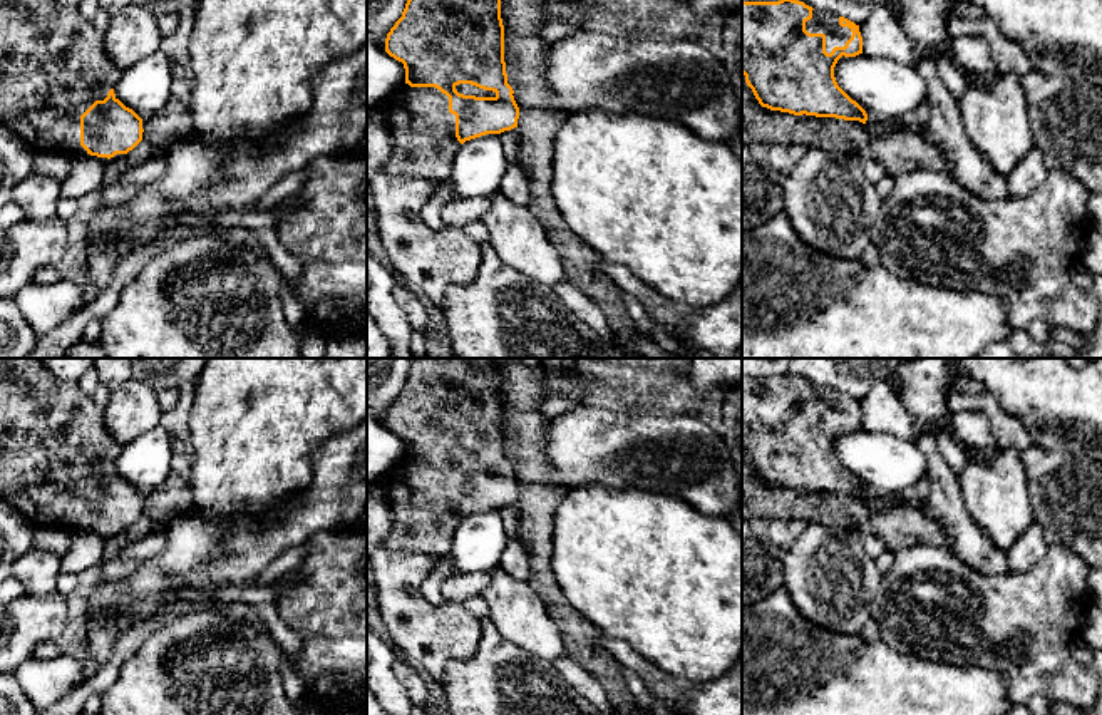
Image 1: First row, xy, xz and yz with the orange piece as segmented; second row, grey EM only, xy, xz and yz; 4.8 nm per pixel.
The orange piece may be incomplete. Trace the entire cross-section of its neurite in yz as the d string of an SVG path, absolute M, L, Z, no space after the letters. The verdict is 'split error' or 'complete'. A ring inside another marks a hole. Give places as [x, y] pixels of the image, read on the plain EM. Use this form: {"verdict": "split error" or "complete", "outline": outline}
{"verdict": "split error", "outline": "M742 377L742 449L762 482L794 491L836 492L866 499L866 486L836 457L834 442L841 432L863 429L859 400L831 387L814 385L804 377Z"}

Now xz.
{"verdict": "split error", "outline": "M410 358L402 392L387 409L385 427L404 439L405 457L382 477L385 501L394 514L382 548L440 558L451 551L454 532L466 516L518 502L519 482L504 437L499 358Z"}

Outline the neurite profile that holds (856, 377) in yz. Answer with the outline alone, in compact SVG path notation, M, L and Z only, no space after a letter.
M789 358L789 372L814 385L831 387L856 400L884 382L904 358Z

